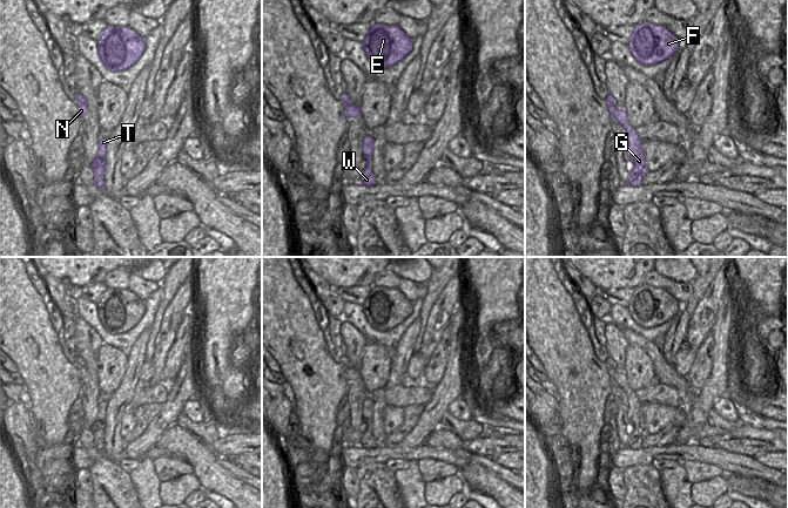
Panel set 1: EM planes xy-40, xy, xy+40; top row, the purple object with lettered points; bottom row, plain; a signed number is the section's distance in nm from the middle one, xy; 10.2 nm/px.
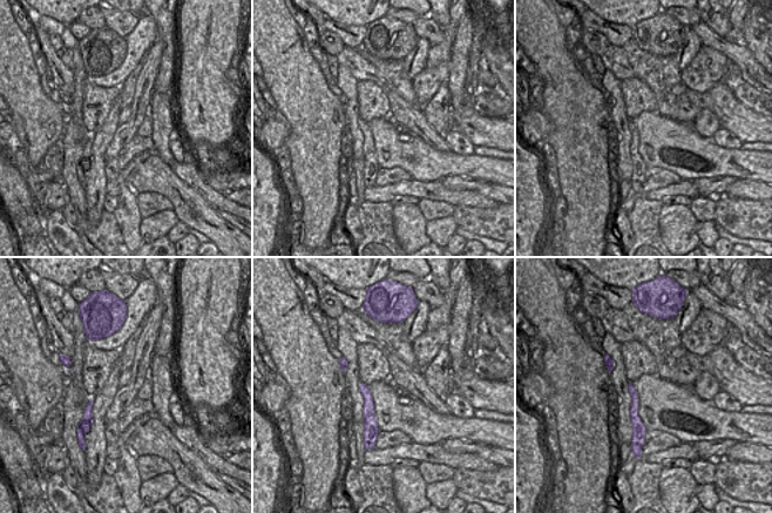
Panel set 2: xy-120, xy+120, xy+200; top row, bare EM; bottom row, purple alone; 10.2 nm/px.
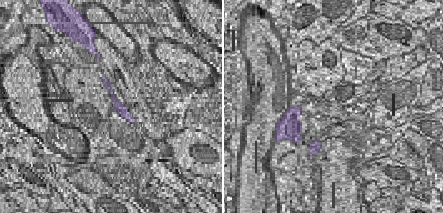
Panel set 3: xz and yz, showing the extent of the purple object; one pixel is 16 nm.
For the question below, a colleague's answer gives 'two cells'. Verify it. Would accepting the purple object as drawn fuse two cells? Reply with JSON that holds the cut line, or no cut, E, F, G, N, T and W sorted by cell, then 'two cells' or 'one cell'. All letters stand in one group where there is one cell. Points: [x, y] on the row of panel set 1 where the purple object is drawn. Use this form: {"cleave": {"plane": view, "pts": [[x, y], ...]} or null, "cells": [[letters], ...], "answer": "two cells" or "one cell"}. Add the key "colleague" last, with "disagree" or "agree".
{"cleave": {"plane": "xy-40", "pts": [[78, 102], [85, 103]]}, "cells": [["E", "F"], ["G", "N", "T", "W"]], "answer": "two cells", "colleague": "agree"}

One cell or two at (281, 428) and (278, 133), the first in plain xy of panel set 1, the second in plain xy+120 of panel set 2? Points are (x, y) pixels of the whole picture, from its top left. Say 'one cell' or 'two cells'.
one cell

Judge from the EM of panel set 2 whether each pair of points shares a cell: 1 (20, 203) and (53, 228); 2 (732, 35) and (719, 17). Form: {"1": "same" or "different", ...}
{"1": "different", "2": "same"}

